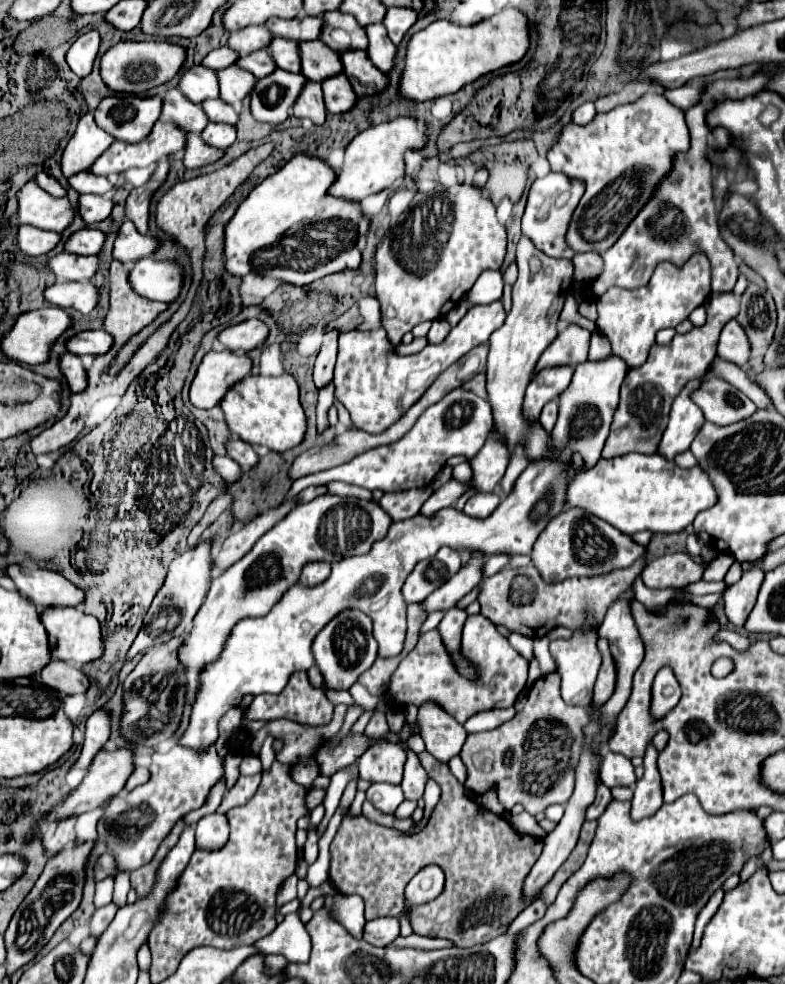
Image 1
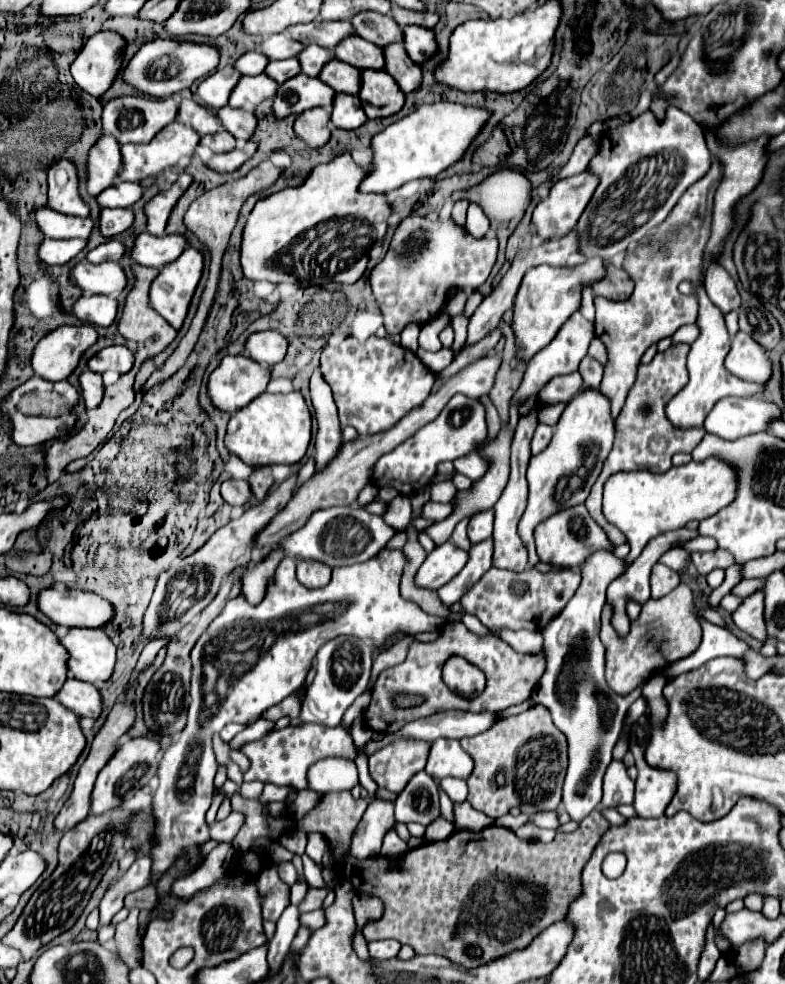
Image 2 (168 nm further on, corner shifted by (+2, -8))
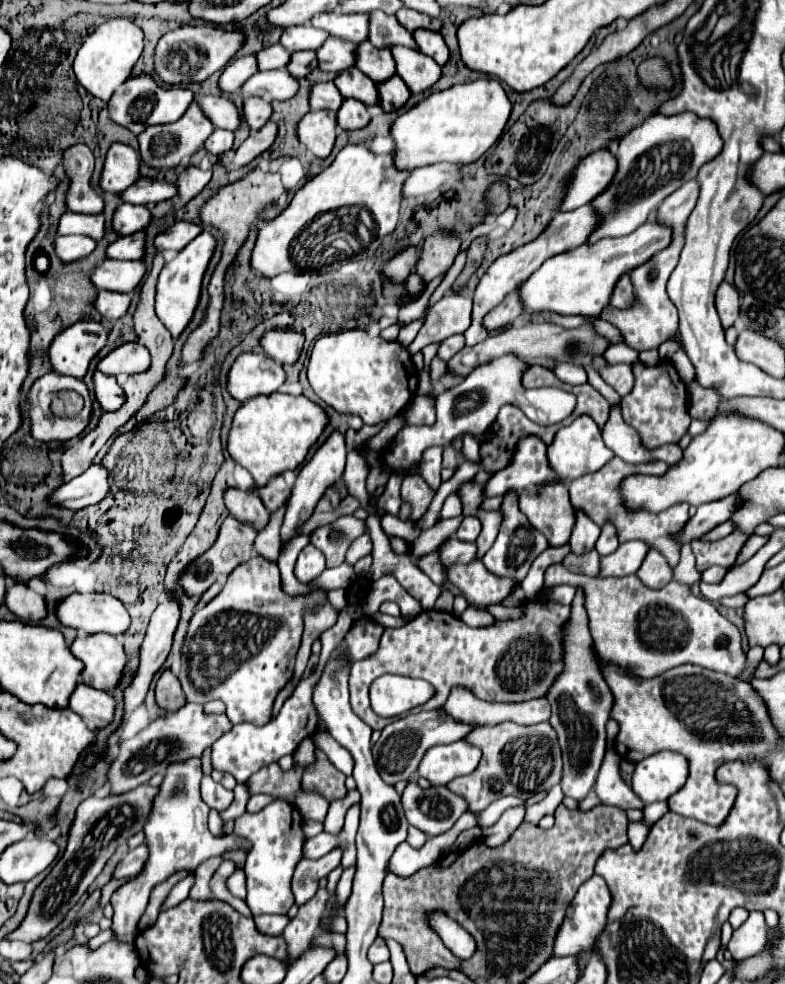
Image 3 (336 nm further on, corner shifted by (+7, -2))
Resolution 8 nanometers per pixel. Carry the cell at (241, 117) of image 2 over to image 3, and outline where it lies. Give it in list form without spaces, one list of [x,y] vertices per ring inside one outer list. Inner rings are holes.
[[[251,97],[245,101],[245,111],[243,117],[247,121],[247,125],[251,127],[251,131],[259,131],[271,117],[273,107],[269,101],[261,99],[261,97]]]

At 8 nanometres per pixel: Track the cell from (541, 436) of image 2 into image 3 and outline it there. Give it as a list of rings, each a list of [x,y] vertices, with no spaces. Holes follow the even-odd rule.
[[[527,437],[519,441],[513,463],[507,469],[495,473],[487,481],[485,491],[487,497],[495,497],[505,495],[507,491],[521,491],[525,487],[557,479],[559,477],[551,471],[547,461],[547,447],[541,443],[541,439]]]

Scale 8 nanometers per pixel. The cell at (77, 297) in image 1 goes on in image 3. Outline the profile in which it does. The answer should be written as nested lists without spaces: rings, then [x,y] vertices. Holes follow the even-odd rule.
[[[99,291],[99,297],[95,301],[97,311],[107,319],[121,319],[131,305],[131,295],[127,293],[115,293],[115,291]]]

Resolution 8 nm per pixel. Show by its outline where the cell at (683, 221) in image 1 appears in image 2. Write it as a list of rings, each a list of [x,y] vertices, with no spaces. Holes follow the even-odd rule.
[[[716,259],[712,261],[712,265],[706,271],[704,289],[706,289],[708,297],[710,297],[710,301],[722,313],[728,313],[728,311],[740,307],[740,295],[738,295],[734,279],[730,277],[730,273]]]

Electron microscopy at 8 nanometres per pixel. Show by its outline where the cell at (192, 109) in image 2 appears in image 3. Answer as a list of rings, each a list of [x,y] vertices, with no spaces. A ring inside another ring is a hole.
[[[211,95],[211,97],[195,97],[195,99],[201,103],[207,117],[213,119],[215,127],[227,129],[227,131],[235,131],[241,127],[243,115],[229,97]]]

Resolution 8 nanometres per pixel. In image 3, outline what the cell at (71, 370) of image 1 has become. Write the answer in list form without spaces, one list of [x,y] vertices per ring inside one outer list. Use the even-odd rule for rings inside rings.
[[[95,371],[95,395],[105,411],[117,411],[125,403],[125,393],[115,381],[115,377],[107,377],[101,371]]]

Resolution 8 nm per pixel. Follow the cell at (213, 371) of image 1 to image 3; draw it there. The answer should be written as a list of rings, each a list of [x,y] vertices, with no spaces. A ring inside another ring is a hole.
[[[243,353],[229,371],[229,393],[239,401],[271,395],[285,383],[285,371],[263,353]]]

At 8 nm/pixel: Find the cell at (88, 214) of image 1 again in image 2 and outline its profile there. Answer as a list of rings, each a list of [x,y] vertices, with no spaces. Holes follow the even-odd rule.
[[[102,209],[98,229],[108,239],[126,231],[132,225],[132,221],[134,221],[134,215],[130,209]]]

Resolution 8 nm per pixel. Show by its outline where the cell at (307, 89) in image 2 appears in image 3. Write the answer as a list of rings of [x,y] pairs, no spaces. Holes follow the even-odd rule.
[[[333,81],[327,83],[317,83],[311,89],[311,109],[329,109],[329,111],[339,111],[341,103],[343,103],[343,95],[339,93],[339,89],[335,87]]]

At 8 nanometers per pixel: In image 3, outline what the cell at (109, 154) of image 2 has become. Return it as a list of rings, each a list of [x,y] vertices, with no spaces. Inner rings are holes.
[[[113,143],[101,173],[103,191],[121,193],[127,187],[131,187],[137,179],[139,179],[139,155],[135,157],[135,149],[123,143]]]

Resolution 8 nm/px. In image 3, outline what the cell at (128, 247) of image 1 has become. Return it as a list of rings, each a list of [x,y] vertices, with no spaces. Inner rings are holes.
[[[177,221],[173,227],[169,227],[167,231],[159,233],[155,237],[155,247],[159,251],[175,251],[179,253],[187,243],[191,243],[199,233],[203,231],[201,225],[197,223],[189,223],[189,221]]]

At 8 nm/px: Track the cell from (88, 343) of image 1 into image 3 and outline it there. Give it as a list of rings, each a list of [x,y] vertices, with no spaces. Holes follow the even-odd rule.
[[[123,343],[99,363],[99,371],[103,371],[105,375],[135,375],[147,371],[149,367],[151,355],[141,343]]]

